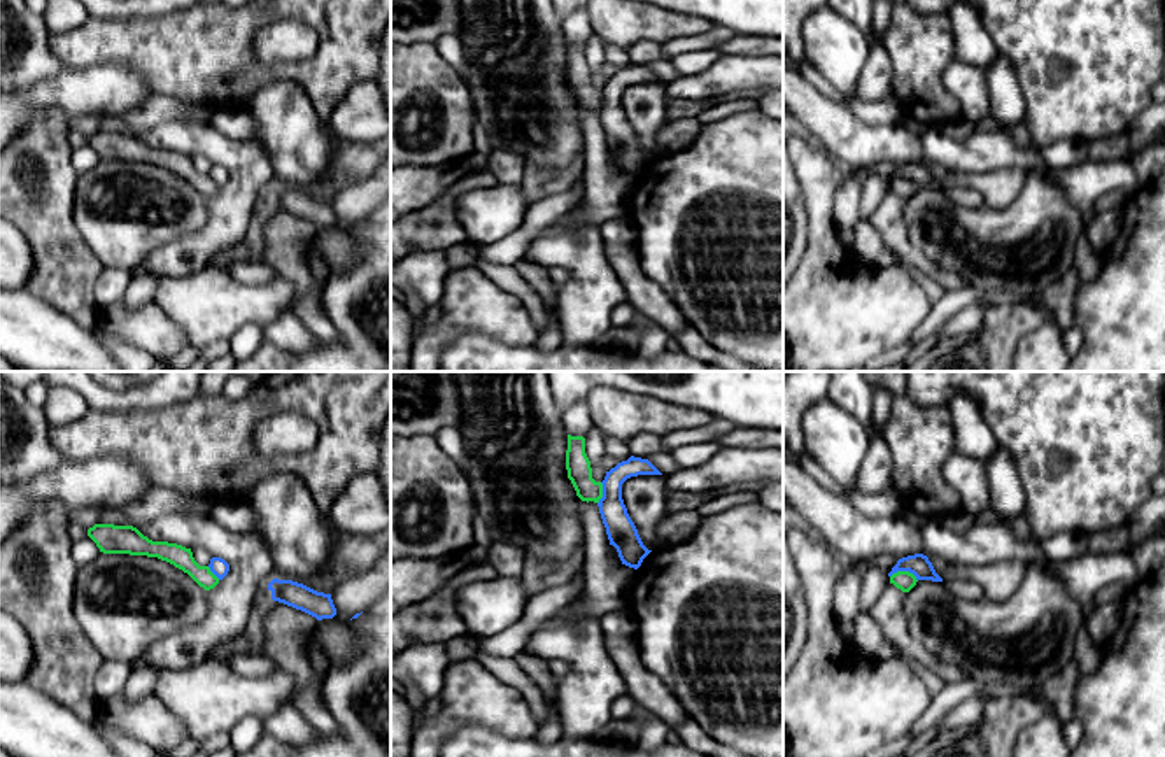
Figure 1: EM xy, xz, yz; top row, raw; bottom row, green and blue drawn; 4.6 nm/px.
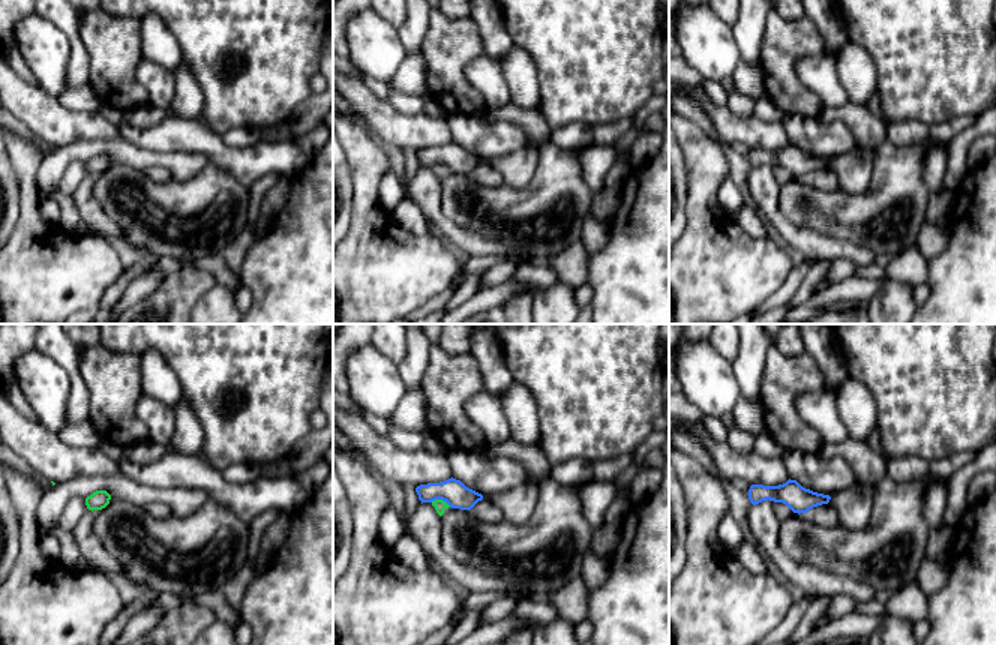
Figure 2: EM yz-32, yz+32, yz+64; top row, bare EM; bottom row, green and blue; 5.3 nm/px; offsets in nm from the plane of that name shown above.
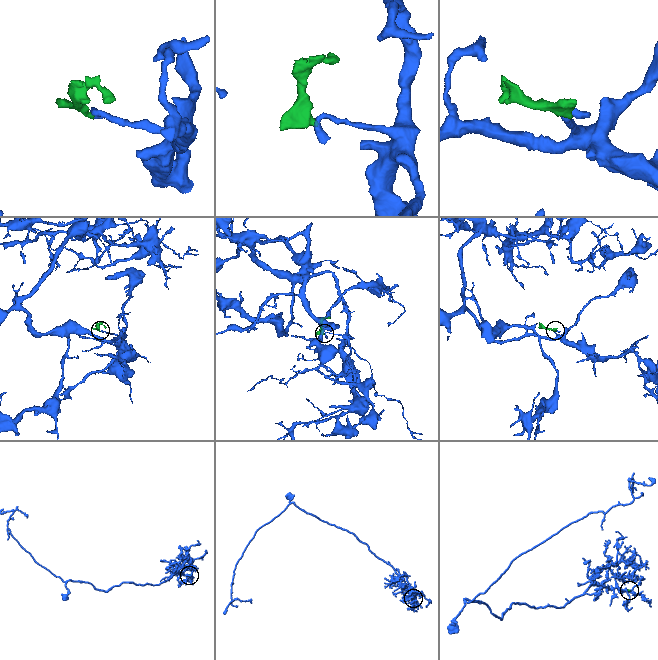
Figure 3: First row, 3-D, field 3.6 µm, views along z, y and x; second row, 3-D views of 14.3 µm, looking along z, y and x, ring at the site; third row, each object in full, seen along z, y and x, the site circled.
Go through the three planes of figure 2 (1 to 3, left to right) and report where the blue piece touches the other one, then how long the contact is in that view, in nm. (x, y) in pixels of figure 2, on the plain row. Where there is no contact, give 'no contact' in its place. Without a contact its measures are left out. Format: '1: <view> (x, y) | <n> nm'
1: no contact
2: yz+32 (441, 164) | 110 nm
3: no contact

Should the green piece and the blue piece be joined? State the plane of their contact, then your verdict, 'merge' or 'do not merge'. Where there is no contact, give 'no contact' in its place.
yz | do not merge

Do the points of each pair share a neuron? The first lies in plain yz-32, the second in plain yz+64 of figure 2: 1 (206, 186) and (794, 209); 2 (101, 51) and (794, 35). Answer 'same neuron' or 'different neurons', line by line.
1: same neuron
2: same neuron

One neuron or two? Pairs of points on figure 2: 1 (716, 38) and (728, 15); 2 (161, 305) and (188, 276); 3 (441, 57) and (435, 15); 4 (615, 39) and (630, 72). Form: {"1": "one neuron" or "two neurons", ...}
{"1": "two neurons", "2": "one neuron", "3": "one neuron", "4": "one neuron"}

